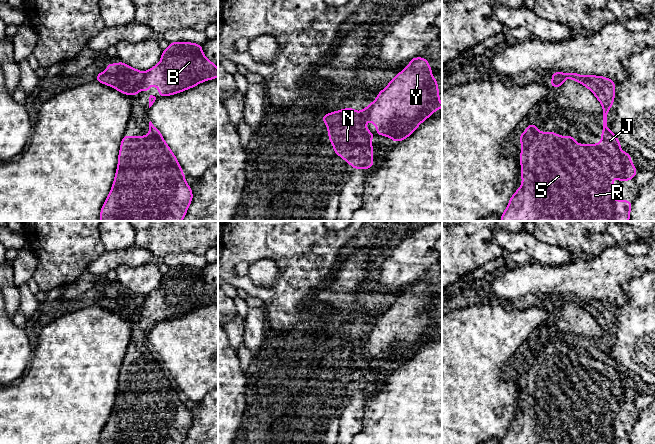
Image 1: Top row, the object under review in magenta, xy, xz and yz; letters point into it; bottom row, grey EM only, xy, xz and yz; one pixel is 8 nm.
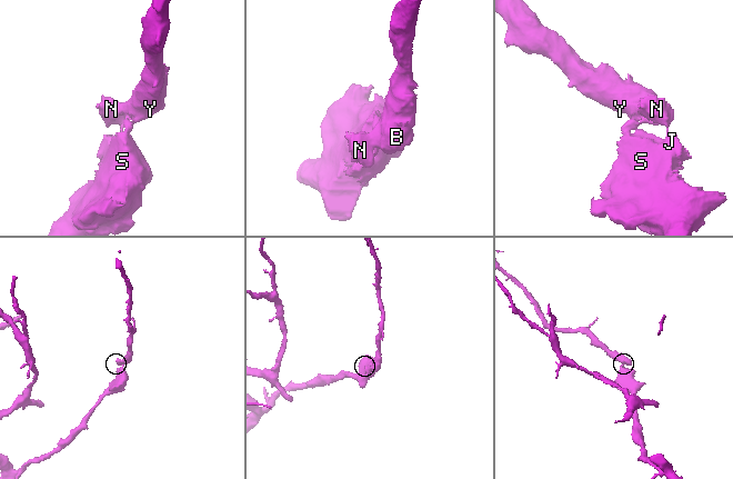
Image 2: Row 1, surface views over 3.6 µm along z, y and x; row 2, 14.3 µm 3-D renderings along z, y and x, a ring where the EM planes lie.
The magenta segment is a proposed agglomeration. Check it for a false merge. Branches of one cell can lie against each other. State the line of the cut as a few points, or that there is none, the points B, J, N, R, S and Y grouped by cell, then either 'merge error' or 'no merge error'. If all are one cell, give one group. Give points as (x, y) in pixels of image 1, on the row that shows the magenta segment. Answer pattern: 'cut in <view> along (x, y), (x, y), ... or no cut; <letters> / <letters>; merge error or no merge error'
no cut; B J N R S Y; no merge error

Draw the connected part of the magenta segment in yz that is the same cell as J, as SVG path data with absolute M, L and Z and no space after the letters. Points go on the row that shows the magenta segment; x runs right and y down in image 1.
M553 72L552 81L550 87L563 87L565 78L568 77L575 82L579 82L585 87L587 87L598 99L603 107L603 131L601 133L601 143L600 144L576 144L575 137L572 136L558 136L556 132L538 132L536 124L527 124L527 129L525 132L521 133L519 141L522 144L522 151L520 153L520 163L521 163L521 177L522 186L517 189L517 191L511 196L510 201L507 205L506 210L501 215L501 221L629 221L630 210L632 203L630 200L614 200L613 199L613 177L616 176L620 182L630 181L634 176L638 174L636 167L631 163L631 155L626 152L621 151L621 145L619 143L618 137L607 128L607 115L611 106L614 103L615 98L615 82L607 77L603 76L582 76L578 73L563 73L563 72Z

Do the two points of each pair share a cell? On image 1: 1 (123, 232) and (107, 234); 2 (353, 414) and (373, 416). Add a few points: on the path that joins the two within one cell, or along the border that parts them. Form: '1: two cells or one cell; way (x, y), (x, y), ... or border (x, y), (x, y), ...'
1: one cell; way (119, 233), (111, 234)
2: two cells; border (369, 393), (360, 422)

